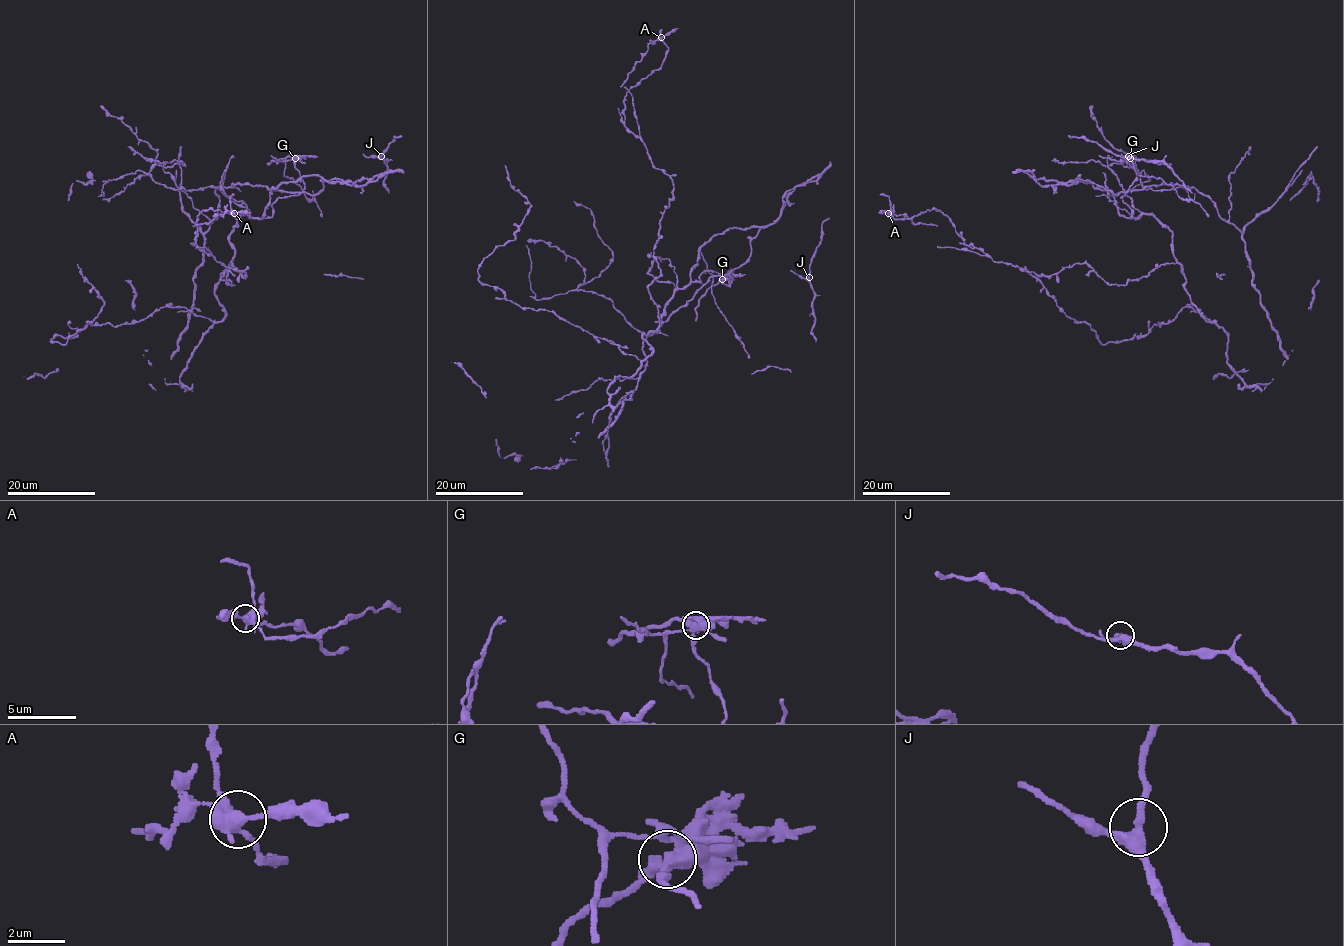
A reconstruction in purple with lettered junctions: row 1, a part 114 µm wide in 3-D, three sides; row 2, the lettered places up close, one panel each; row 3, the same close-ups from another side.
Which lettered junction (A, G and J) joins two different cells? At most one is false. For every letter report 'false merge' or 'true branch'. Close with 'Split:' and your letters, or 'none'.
A: true branch
G: false merge
J: true branch
Split: G

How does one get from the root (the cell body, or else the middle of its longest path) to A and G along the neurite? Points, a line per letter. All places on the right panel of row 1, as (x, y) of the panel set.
A: (1157, 218), (1176, 262), (1119, 285), (1086, 263), (1036, 275), (997, 262), (939, 211), (888, 213)
G: (1157, 218), (1144, 214), (1132, 217), (1132, 211), (1121, 197), (1136, 176), (1130, 158)

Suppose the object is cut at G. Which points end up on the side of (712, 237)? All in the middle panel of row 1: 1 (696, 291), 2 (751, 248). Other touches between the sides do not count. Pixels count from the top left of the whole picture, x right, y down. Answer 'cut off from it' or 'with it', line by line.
1: with it
2: with it

